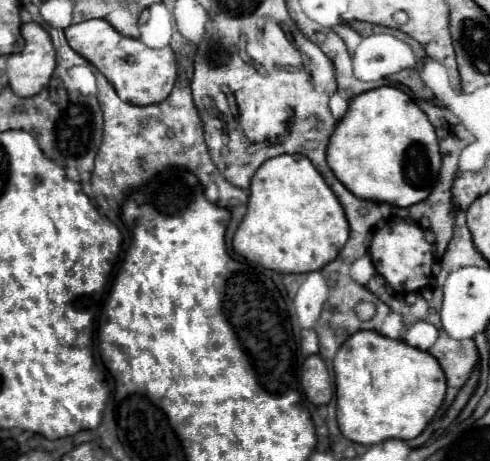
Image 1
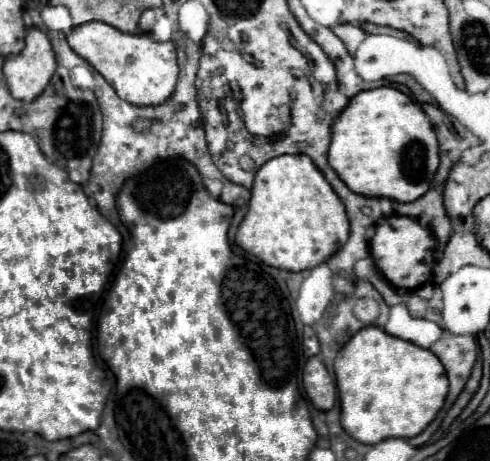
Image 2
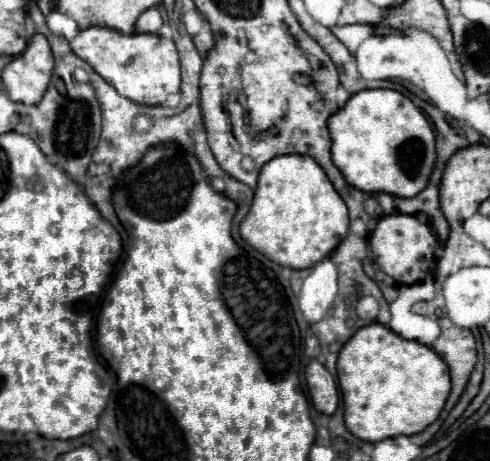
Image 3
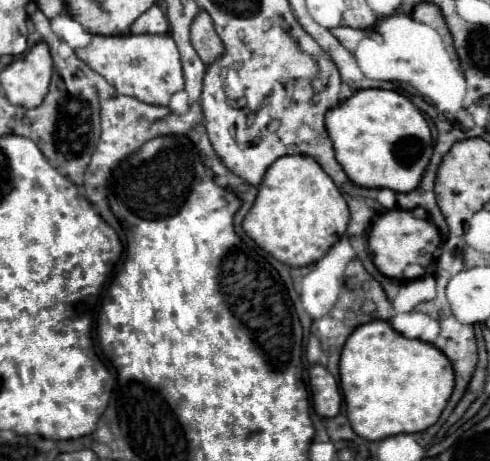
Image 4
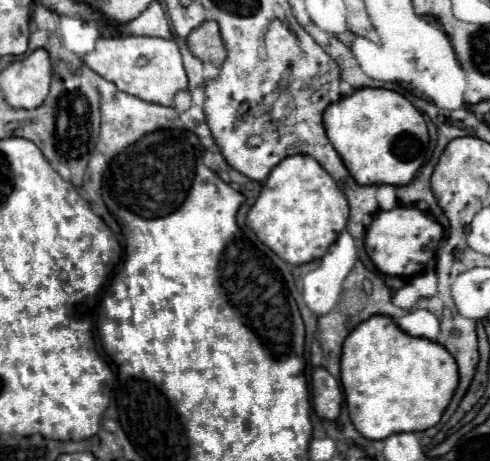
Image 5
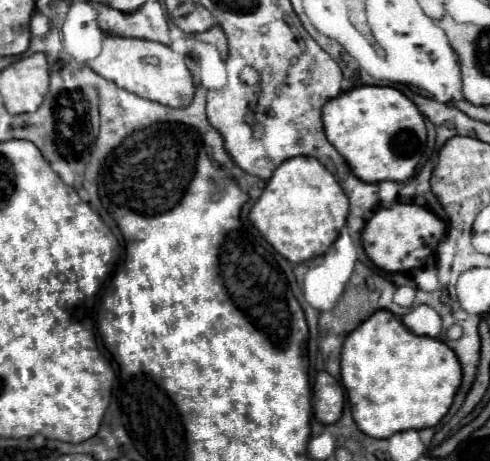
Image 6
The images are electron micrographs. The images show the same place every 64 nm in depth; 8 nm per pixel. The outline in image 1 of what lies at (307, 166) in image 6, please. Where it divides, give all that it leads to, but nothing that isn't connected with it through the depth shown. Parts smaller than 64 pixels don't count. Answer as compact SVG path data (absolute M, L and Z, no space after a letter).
M302 154L266 160L252 176L248 210L234 234L232 248L242 258L280 274L322 270L348 240L348 220L334 192Z

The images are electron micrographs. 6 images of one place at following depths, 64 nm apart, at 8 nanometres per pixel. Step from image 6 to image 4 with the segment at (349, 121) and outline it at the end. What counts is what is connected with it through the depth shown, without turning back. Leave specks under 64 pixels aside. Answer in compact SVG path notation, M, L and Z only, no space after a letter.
M370 88L354 92L326 114L326 130L332 138L338 164L362 188L388 188L408 194L418 188L432 156L428 122L406 96L394 90Z

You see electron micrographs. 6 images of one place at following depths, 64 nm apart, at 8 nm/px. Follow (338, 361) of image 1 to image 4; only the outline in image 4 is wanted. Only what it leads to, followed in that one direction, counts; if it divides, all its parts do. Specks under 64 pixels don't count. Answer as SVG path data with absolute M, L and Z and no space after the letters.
M372 320L358 326L340 356L340 386L352 430L366 440L424 432L440 418L452 388L450 360L432 344L398 334L388 322Z

